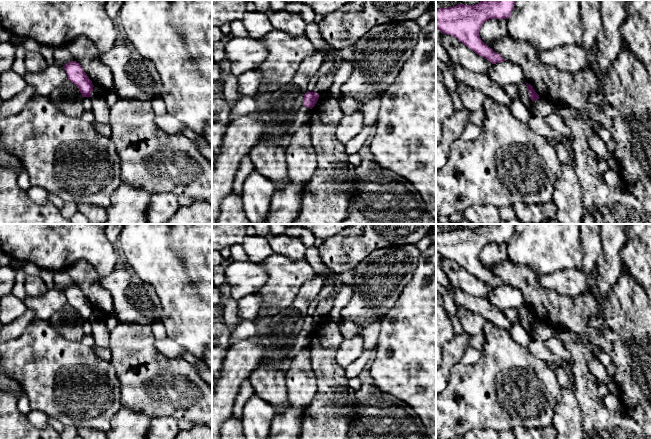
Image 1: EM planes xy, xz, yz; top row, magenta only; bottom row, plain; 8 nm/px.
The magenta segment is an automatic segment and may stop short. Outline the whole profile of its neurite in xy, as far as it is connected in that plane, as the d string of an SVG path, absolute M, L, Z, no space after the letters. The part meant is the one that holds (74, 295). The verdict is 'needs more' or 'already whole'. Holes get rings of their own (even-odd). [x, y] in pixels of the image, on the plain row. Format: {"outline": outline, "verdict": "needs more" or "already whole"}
{"outline": "M71 285L65 288L63 292L66 295L68 304L77 310L82 321L91 321L94 310L81 289L76 285Z", "verdict": "already whole"}

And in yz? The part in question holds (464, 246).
{"outline": "M481 224L476 229L458 228L453 231L436 233L436 253L443 258L456 261L460 266L484 281L492 288L504 286L500 278L488 271L480 262L479 255L482 248L489 243L508 243L514 233L516 224Z", "verdict": "already whole"}

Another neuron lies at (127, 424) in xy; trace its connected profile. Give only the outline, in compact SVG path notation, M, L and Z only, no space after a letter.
M121 408L111 419L107 439L146 439L153 416Z

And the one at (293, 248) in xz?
M286 234L274 235L268 238L269 244L275 254L287 256L289 259L304 259L306 256L305 245L297 238Z

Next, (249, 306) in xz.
M255 293L237 300L240 320L249 320L254 322L259 314L261 307L261 297Z

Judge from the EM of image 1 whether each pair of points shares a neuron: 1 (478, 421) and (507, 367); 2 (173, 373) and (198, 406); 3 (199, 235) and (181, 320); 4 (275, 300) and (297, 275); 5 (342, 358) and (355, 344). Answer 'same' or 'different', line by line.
1: same
2: same
3: same
4: same
5: same

